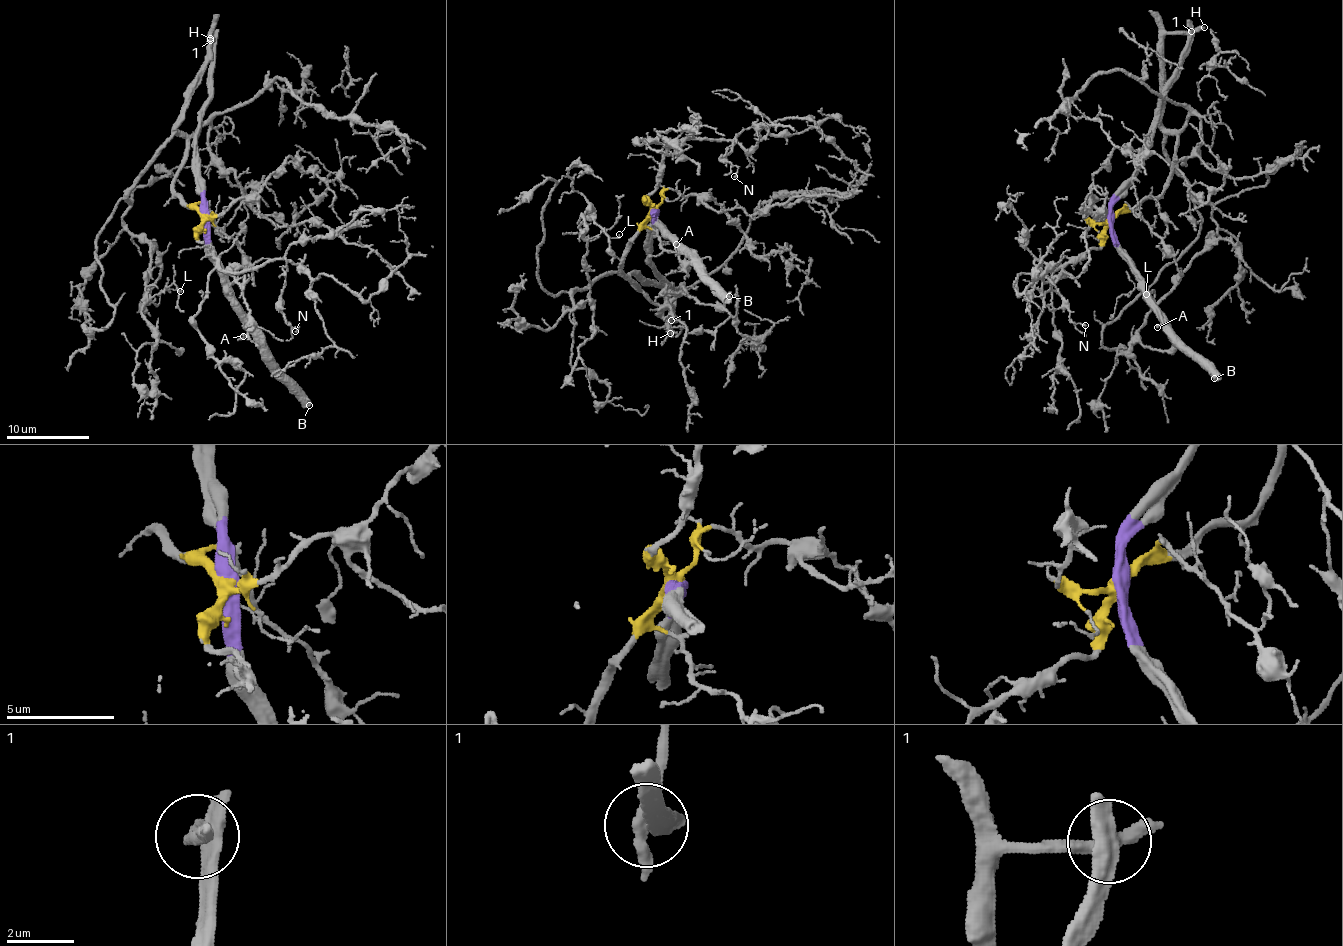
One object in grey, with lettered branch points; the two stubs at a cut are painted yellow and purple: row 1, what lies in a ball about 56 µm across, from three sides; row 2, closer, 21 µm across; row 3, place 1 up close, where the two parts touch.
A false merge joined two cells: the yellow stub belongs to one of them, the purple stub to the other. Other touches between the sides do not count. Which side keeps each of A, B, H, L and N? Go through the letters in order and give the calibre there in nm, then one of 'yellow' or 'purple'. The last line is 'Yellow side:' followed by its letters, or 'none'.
A: 120 nm | purple
B: 550 nm | purple
H: 320 nm | yellow
L: 110 nm | yellow
N: 100 nm | yellow
Yellow side: H, L, N

